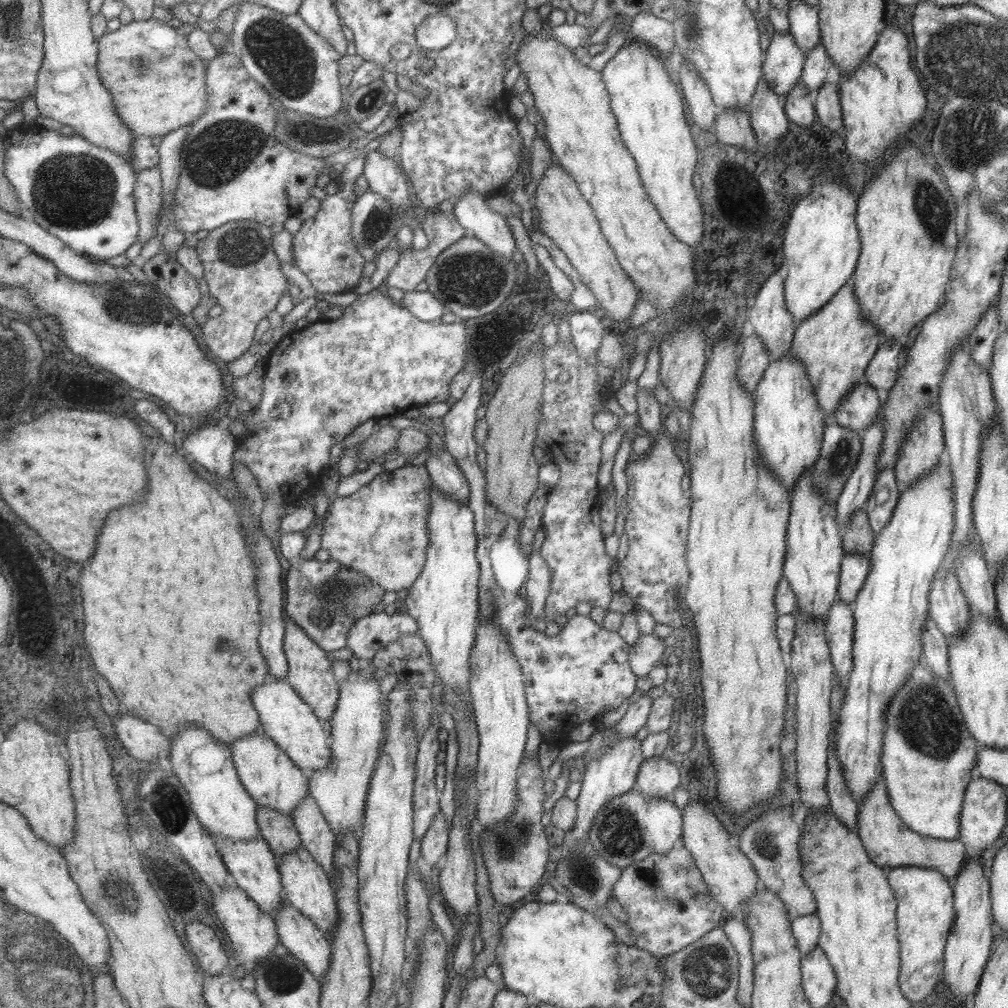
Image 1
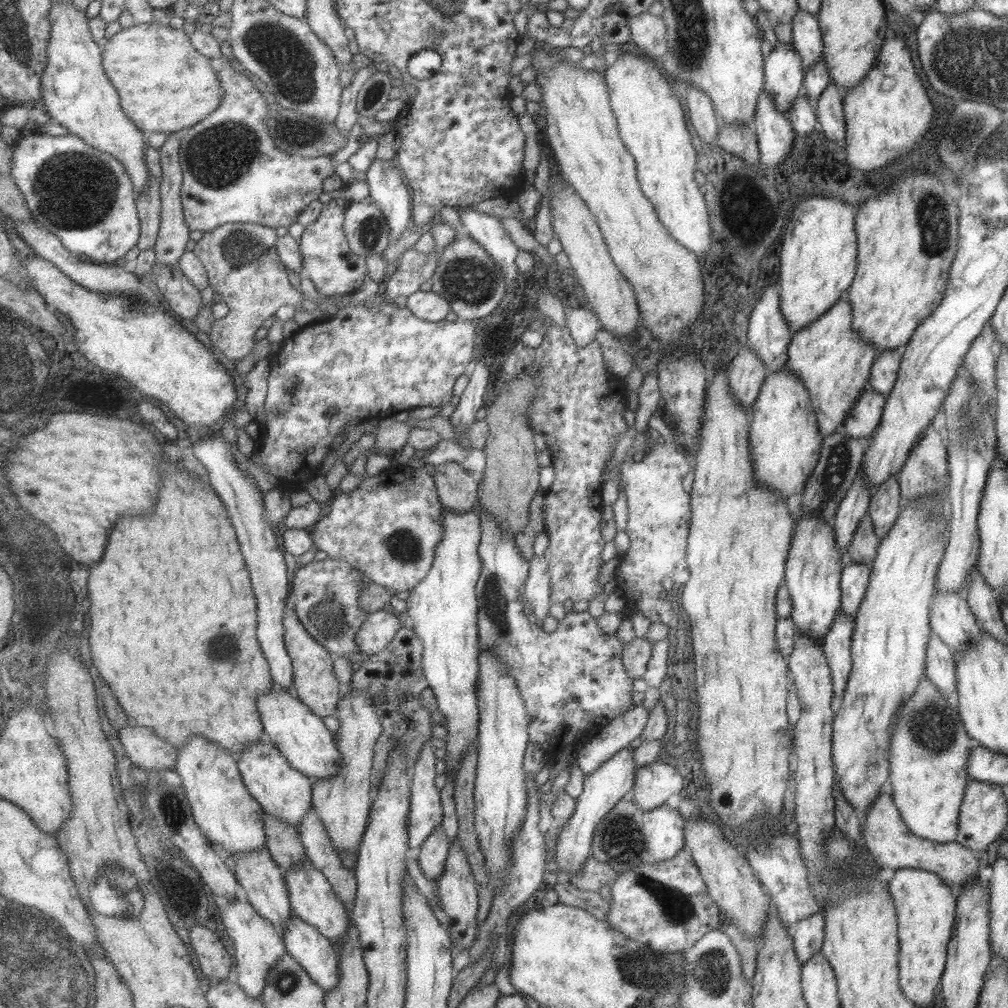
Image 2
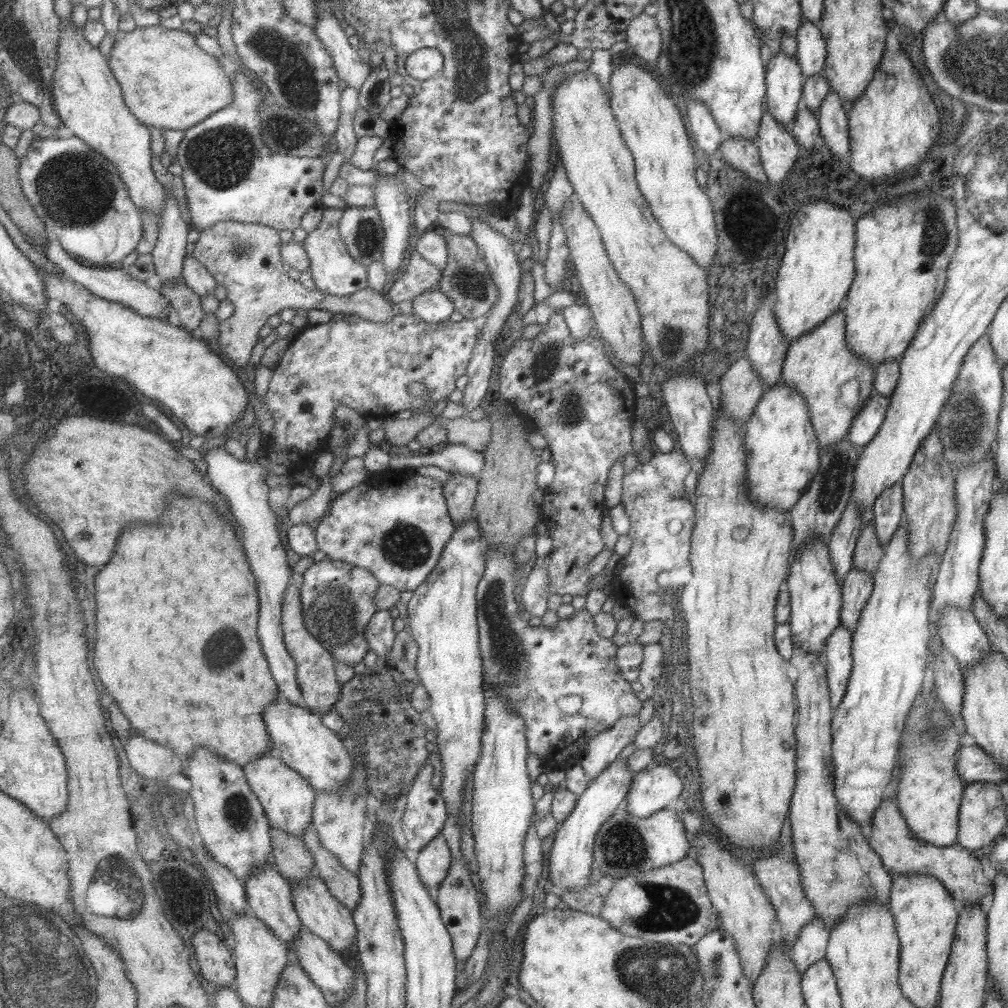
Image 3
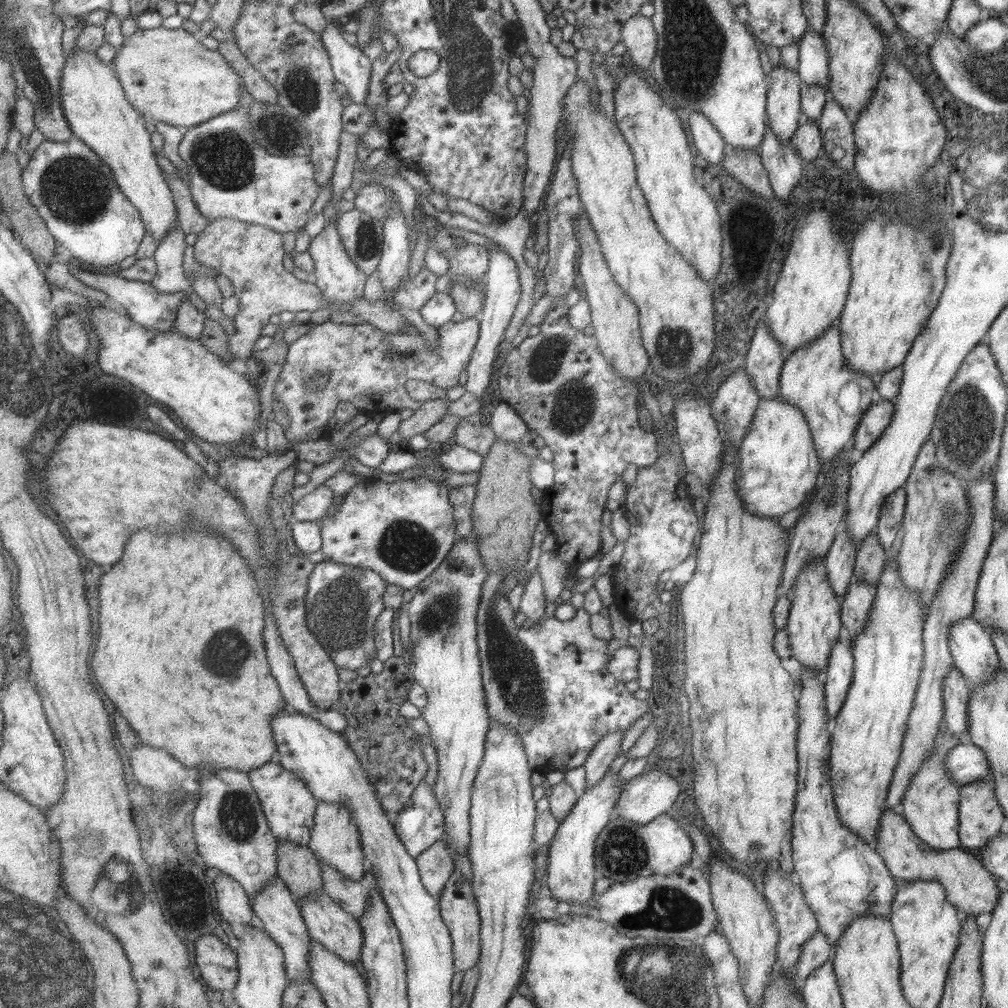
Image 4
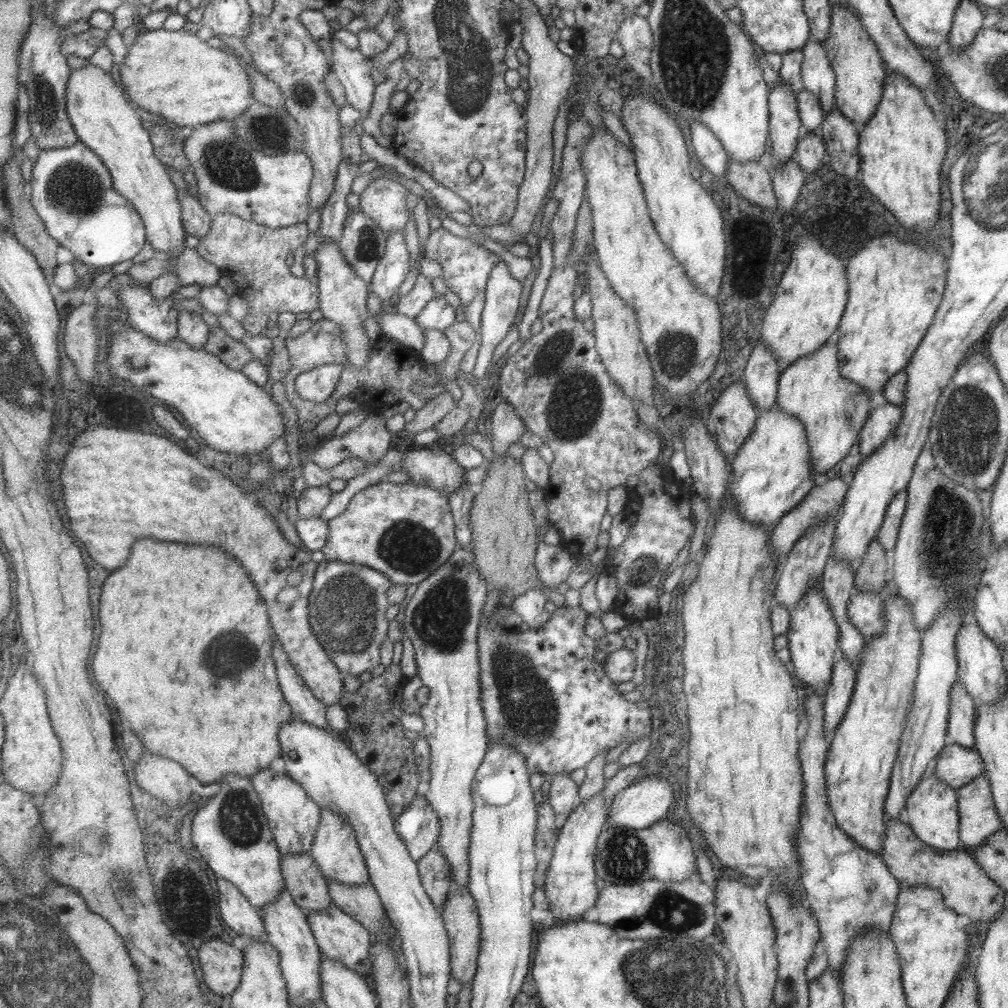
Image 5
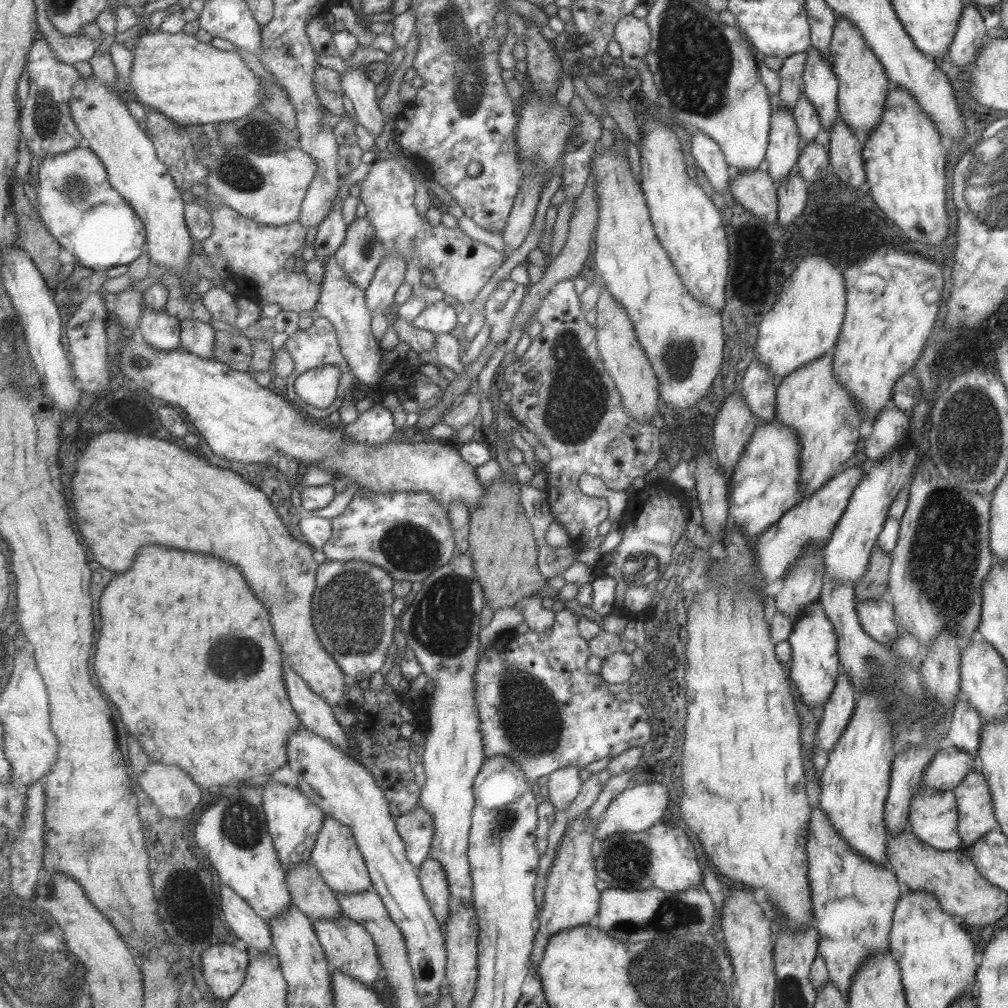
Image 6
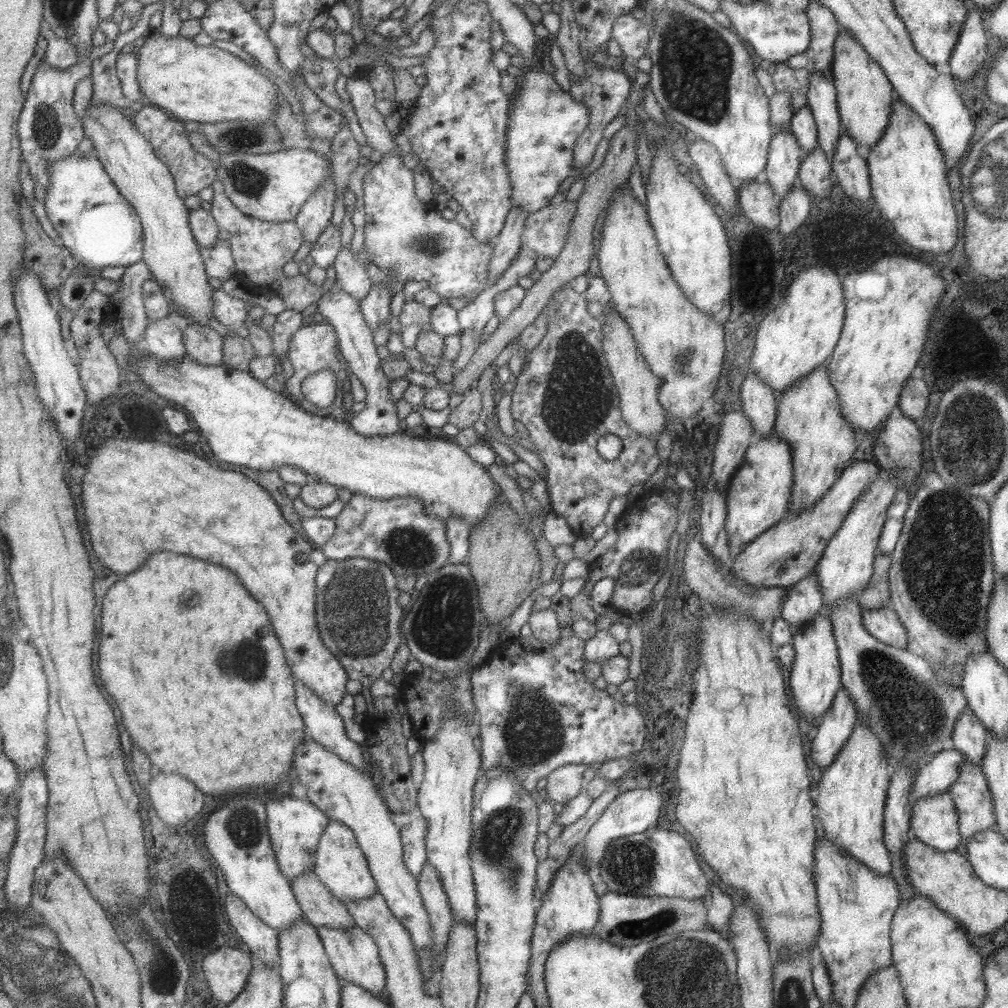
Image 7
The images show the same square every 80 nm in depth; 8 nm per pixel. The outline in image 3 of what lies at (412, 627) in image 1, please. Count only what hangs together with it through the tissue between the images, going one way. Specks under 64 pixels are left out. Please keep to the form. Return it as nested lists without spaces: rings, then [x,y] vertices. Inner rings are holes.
[[[377,610],[365,625],[365,642],[368,650],[374,652],[377,657],[391,648],[395,636],[393,620],[388,610]]]

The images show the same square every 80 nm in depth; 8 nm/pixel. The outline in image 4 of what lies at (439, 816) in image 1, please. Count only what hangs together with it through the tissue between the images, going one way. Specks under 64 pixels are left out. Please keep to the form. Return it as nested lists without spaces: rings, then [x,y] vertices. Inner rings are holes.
[[[441,839],[431,844],[414,859],[421,885],[430,895],[438,897],[455,869],[453,854]]]

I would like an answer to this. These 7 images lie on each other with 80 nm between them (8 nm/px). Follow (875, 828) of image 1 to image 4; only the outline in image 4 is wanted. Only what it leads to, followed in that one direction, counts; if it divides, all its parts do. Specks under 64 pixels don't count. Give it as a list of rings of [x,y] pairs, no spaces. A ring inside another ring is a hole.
[[[885,808],[879,818],[879,830],[873,842],[874,851],[883,859],[884,866],[893,878],[905,881],[931,880],[943,887],[946,899],[966,915],[975,915],[991,912],[996,905],[1001,886],[997,880],[985,870],[982,862],[969,852],[957,847],[949,850],[939,850],[925,846],[902,816],[893,810]]]

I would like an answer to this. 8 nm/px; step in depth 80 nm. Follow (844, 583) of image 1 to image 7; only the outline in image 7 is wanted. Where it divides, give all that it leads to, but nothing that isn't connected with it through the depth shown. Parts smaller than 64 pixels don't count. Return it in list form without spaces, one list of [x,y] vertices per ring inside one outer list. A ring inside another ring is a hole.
[[[887,605],[882,607],[877,610],[862,609],[861,617],[864,629],[879,642],[905,649],[907,644],[906,630],[890,607]]]

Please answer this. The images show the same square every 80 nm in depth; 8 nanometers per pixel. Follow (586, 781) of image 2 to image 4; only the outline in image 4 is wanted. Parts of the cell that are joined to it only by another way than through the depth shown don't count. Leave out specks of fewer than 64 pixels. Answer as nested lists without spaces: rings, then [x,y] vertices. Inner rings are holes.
[[[607,771],[593,786],[587,787],[583,794],[577,798],[577,802],[565,819],[559,822],[556,834],[548,844],[549,850],[546,861],[546,884],[544,892],[555,900],[570,903],[579,903],[589,900],[593,894],[593,884],[597,872],[594,868],[595,840],[601,833],[609,816],[615,808],[619,798],[619,792],[625,784],[621,784],[619,775]]]

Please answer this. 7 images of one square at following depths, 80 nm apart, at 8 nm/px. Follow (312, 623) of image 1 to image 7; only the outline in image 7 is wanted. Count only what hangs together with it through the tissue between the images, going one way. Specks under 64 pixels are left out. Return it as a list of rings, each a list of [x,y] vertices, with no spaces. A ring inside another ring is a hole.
[[[347,558],[341,561],[327,559],[325,563],[317,569],[317,578],[315,578],[315,582],[317,582],[317,592],[315,592],[315,620],[317,620],[319,636],[320,638],[325,638],[325,648],[330,650],[333,653],[333,656],[341,663],[341,666],[347,673],[348,679],[357,680],[363,687],[367,687],[368,689],[371,682],[381,676],[383,670],[389,667],[389,662],[391,662],[391,658],[393,658],[397,646],[403,641],[400,632],[403,608],[399,607],[396,601],[400,595],[395,584],[396,577],[397,576],[393,574],[393,571],[386,564],[367,560],[366,558]]]

